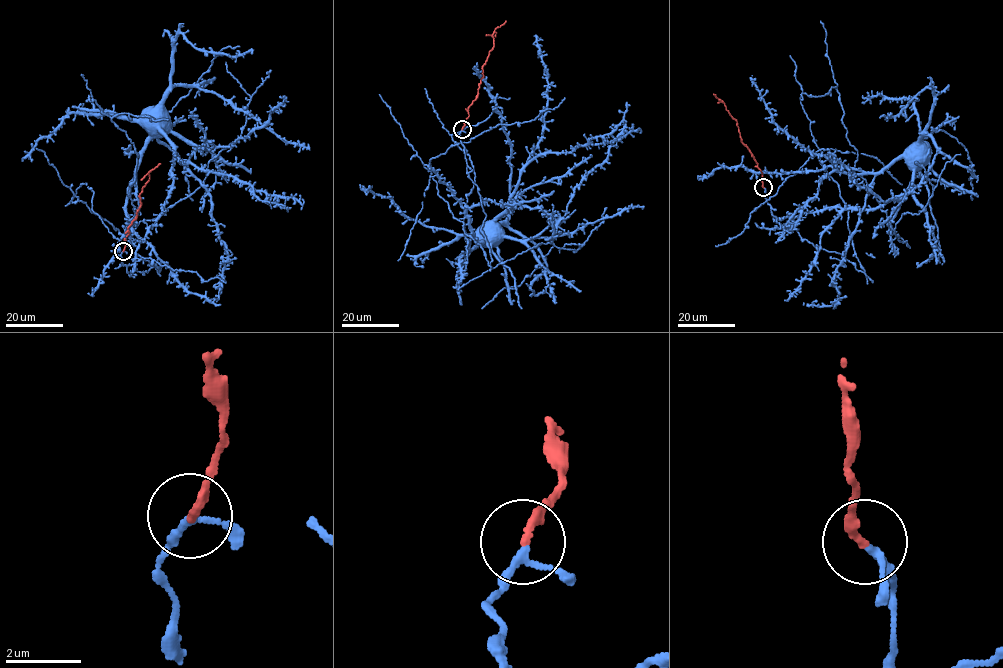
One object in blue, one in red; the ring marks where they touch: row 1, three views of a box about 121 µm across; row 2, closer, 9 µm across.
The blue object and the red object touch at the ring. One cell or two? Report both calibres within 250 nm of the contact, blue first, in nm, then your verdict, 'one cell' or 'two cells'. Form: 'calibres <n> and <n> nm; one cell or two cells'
calibres 170 and 240 nm; one cell

